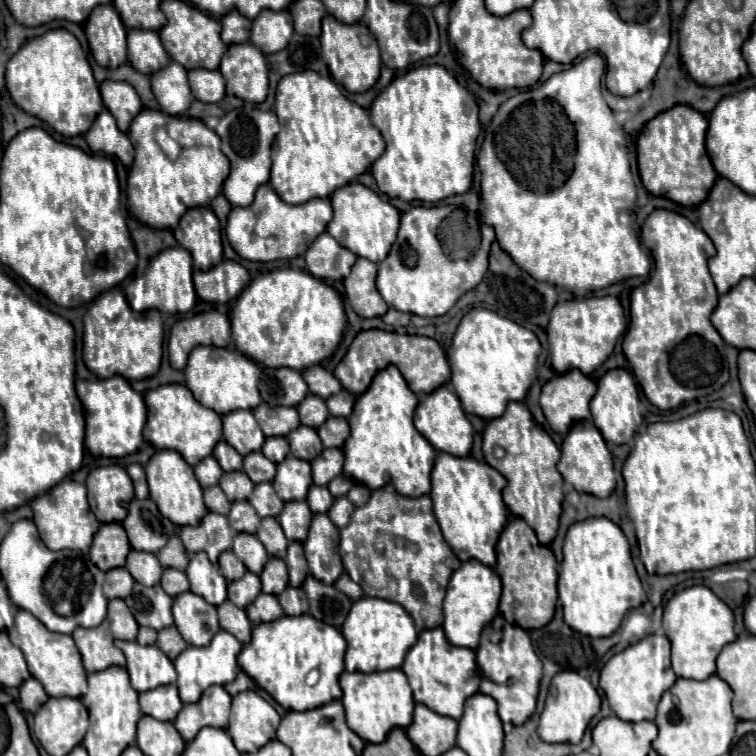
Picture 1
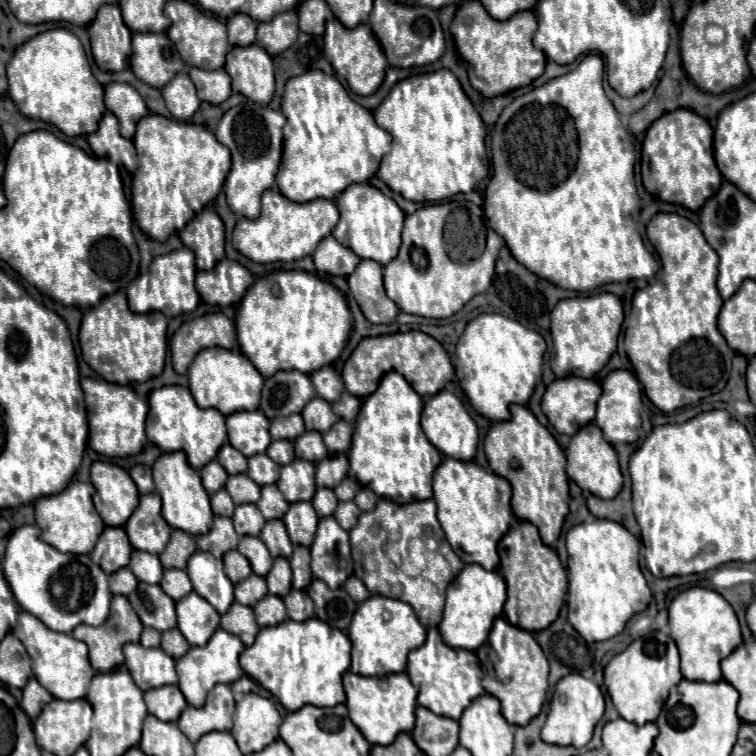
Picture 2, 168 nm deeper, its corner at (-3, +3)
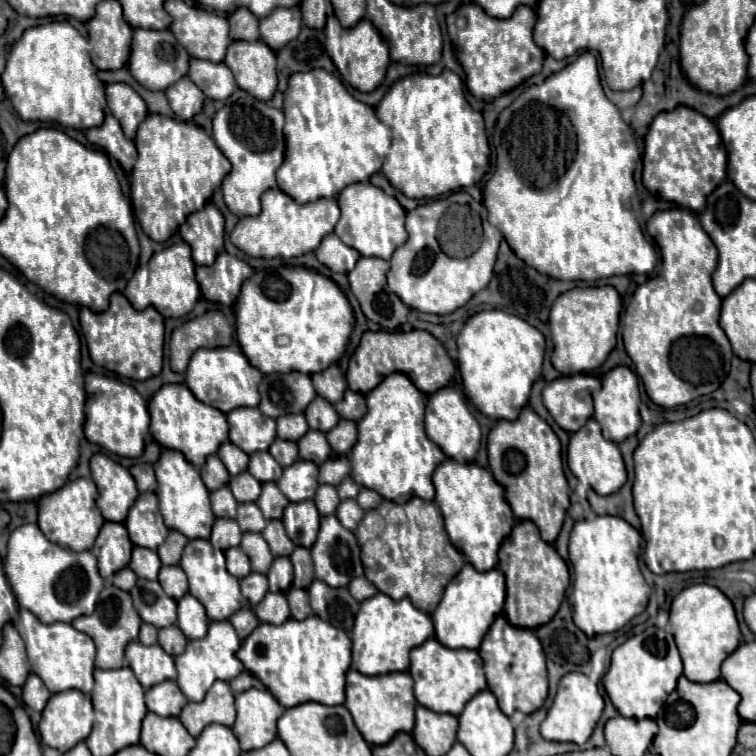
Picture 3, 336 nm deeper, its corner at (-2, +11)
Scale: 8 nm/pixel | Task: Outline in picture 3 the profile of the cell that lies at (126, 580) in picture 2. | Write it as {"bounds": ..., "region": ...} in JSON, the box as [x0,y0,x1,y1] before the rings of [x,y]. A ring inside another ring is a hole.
{"bounds":[111,567,137,591],"region":[[[123,567],[119,573],[115,573],[115,577],[111,577],[111,583],[123,591],[129,591],[135,585],[137,577],[129,567]]]}

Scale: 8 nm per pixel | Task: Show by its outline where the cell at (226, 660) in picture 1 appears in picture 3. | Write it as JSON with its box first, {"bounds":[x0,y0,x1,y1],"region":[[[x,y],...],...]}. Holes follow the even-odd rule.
{"bounds":[175,621,243,701],"region":[[[211,621],[209,631],[203,639],[195,639],[187,643],[187,649],[175,657],[175,667],[177,667],[177,685],[183,689],[183,695],[189,701],[203,701],[207,689],[213,685],[213,681],[231,681],[243,671],[243,663],[235,657],[241,641],[235,629],[231,629],[229,621]]]}

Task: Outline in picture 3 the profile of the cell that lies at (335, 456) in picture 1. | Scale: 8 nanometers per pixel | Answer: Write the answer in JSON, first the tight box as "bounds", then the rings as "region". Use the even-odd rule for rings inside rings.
{"bounds":[319,455,351,485],"region":[[[331,455],[331,461],[325,461],[319,467],[319,483],[339,485],[351,471],[349,459],[345,455]]]}

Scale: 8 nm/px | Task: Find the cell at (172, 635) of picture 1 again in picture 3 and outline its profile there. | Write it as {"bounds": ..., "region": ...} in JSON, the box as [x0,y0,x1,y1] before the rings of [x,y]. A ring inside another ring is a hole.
{"bounds":[159,625,187,655],"region":[[[171,625],[167,629],[159,629],[159,645],[169,653],[169,655],[179,655],[183,653],[185,645],[187,645],[187,637],[183,635],[183,631],[177,625]]]}

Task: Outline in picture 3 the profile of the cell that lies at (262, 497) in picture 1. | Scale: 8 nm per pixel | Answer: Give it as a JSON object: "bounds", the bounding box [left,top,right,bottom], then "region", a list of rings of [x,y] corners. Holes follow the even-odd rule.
{"bounds":[257,481,289,519],"region":[[[267,481],[261,487],[261,495],[257,499],[257,505],[263,511],[265,519],[281,519],[283,509],[289,505],[289,501],[287,501],[287,497],[283,497],[277,483]]]}

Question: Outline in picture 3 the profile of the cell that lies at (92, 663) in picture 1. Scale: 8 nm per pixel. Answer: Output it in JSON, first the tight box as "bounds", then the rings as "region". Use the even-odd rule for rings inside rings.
{"bounds":[73,583,141,669],"region":[[[107,583],[107,587],[101,591],[99,595],[99,603],[93,615],[87,617],[77,617],[73,621],[73,627],[77,631],[87,633],[95,647],[97,647],[97,657],[95,657],[95,665],[99,669],[119,669],[125,665],[125,645],[129,641],[135,641],[139,635],[139,627],[141,627],[141,617],[139,613],[135,613],[135,607],[131,603],[131,595],[123,593],[121,589],[115,589],[111,583]]]}

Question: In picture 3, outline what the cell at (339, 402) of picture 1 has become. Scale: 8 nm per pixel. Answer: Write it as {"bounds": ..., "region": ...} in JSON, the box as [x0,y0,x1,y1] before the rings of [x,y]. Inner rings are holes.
{"bounds":[335,389,367,421],"region":[[[347,389],[347,393],[343,393],[343,399],[335,403],[335,409],[343,419],[359,421],[363,417],[363,413],[367,411],[365,397],[361,393],[355,393],[355,391]]]}

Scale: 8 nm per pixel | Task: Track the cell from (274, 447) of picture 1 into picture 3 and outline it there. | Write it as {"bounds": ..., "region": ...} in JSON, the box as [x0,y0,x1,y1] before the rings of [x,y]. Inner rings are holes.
{"bounds":[269,439,297,467],"region":[[[275,439],[271,443],[269,453],[275,457],[275,461],[279,461],[279,465],[287,467],[297,459],[297,443],[295,441],[283,441],[283,439]]]}

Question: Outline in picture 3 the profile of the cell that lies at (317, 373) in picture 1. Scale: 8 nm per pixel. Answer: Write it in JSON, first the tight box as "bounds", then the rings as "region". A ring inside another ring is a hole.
{"bounds":[311,365,347,403],"region":[[[329,365],[323,373],[313,373],[311,379],[317,395],[321,395],[331,403],[337,403],[343,397],[343,391],[347,389],[345,375],[339,371],[337,365]]]}

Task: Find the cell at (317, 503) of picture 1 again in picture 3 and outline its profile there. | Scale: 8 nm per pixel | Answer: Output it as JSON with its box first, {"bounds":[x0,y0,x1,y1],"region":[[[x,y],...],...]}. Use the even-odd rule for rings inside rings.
{"bounds":[313,485,341,515],"region":[[[319,485],[313,501],[315,501],[321,515],[331,515],[331,513],[335,513],[341,499],[339,499],[337,489],[333,485]]]}

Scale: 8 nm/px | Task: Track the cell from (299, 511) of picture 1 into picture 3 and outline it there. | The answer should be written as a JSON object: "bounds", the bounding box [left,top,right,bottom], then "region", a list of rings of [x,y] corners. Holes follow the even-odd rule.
{"bounds":[283,501,319,547],"region":[[[299,501],[289,503],[283,513],[283,525],[291,541],[299,547],[311,547],[315,543],[319,531],[319,511],[315,509],[313,501]]]}

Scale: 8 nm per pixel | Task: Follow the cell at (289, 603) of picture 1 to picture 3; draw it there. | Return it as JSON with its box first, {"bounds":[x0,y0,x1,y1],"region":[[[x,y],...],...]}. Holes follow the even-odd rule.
{"bounds":[287,587,311,619],"region":[[[291,587],[287,593],[287,601],[291,607],[291,617],[293,619],[305,619],[311,615],[311,605],[309,605],[309,597],[305,589],[295,589]]]}

